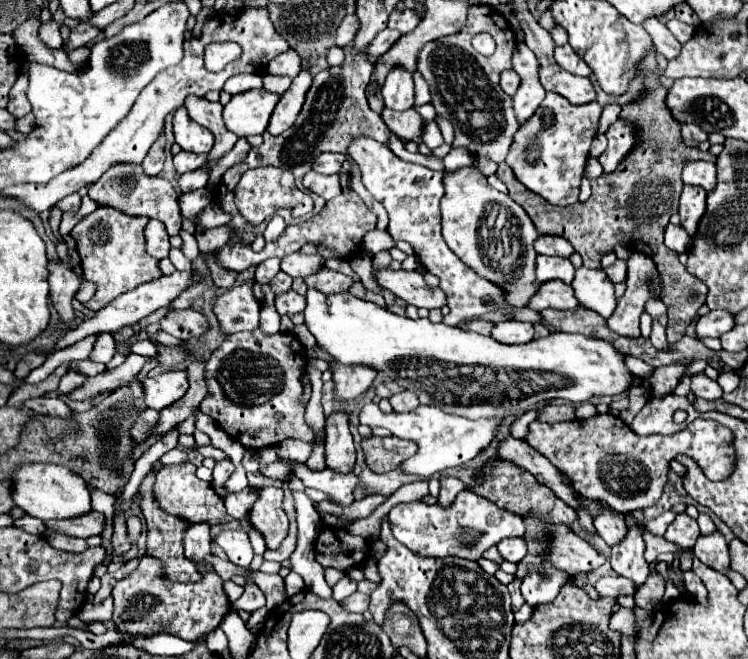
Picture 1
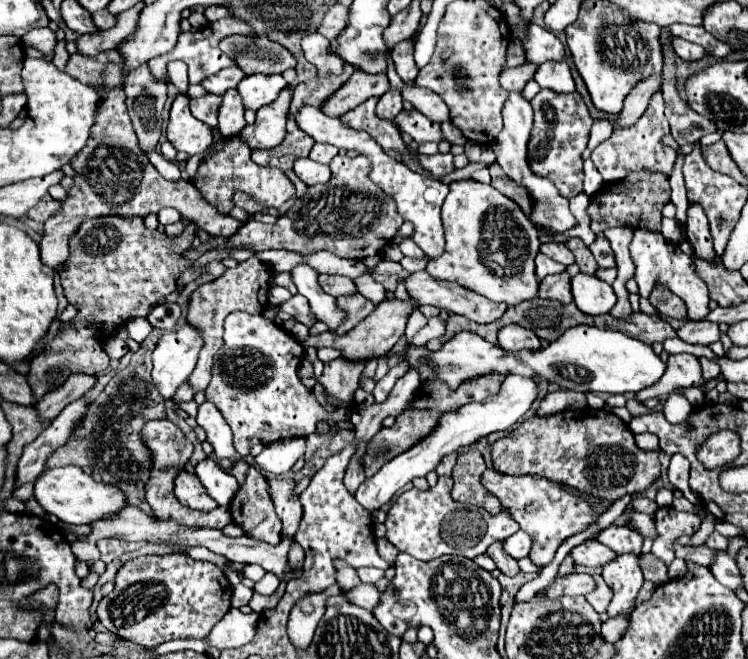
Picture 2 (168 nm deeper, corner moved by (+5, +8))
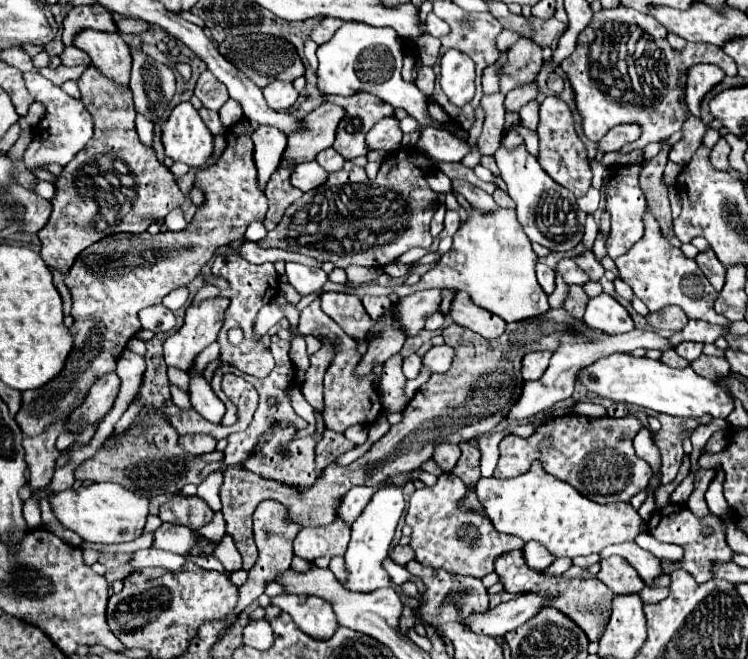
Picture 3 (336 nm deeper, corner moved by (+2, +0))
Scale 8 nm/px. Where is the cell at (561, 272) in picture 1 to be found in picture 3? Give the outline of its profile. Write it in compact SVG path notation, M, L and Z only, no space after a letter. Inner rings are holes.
M538 264L536 266L536 276L538 276L538 284L542 286L542 290L546 294L552 294L554 292L554 278L556 278L556 272L552 268L548 268L546 264Z

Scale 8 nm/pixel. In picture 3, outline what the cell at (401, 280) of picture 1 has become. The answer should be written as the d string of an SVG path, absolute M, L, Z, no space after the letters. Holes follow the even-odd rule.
M466 292L454 294L448 316L458 326L464 326L484 338L496 338L496 336L504 334L504 330L506 330L506 322L500 316L476 306Z

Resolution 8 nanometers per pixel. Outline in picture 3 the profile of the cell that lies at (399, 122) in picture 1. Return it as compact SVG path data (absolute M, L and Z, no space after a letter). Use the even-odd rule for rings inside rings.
M432 126L420 128L420 140L416 148L422 150L422 154L426 154L428 158L440 162L460 162L470 152L466 140Z

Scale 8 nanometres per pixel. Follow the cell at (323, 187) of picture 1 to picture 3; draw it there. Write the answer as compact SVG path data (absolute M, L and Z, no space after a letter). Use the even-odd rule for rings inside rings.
M310 160L310 162L304 162L302 166L296 166L290 180L302 192L310 192L310 190L322 186L326 182L326 178L328 178L328 172L318 162Z

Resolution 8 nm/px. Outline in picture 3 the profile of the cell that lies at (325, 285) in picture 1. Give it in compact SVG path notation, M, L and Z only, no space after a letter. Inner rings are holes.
M324 292L320 294L322 310L354 340L364 340L366 332L374 326L374 320L366 314L362 300L354 294Z

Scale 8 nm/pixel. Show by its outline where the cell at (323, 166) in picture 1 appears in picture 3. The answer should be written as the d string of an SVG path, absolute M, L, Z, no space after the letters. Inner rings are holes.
M326 148L326 150L322 150L322 154L316 154L314 160L316 160L326 172L336 172L336 170L340 170L342 164L346 162L334 148Z

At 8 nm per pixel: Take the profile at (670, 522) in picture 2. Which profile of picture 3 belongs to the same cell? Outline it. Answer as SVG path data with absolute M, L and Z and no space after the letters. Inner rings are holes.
M668 504L662 510L658 508L650 522L648 522L648 532L650 536L654 536L660 542L672 542L672 544L680 544L684 548L684 558L680 568L690 572L698 582L706 582L710 580L710 570L714 562L728 562L732 558L732 550L726 546L724 540L724 530L722 530L722 520L714 514L706 516L706 518L696 518L684 504ZM706 528L712 528L712 534L704 534Z

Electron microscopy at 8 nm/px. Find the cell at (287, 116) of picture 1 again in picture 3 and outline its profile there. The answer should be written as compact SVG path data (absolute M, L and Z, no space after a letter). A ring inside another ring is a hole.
M260 126L252 134L254 142L254 162L258 168L258 184L264 190L270 174L280 166L282 154L286 150L286 134L272 126Z

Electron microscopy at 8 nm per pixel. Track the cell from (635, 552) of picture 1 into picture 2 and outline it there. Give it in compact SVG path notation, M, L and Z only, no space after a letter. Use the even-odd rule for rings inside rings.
M621 554L615 558L615 562L609 562L603 568L603 580L613 590L613 600L607 608L609 618L629 618L635 610L635 598L643 584L643 574L639 570L635 554Z

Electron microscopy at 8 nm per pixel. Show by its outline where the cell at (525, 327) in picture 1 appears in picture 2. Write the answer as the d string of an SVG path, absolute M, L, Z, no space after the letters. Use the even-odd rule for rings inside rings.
M505 326L499 332L499 344L509 352L539 350L541 348L541 340L531 330L521 328L521 326Z

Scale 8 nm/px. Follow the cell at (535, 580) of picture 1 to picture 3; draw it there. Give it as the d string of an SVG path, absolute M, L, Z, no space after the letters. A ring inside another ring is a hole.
M538 462L518 478L480 478L476 492L498 532L520 536L524 542L536 540L546 546L554 558L586 556L610 544L632 542L642 524L642 518L630 502L596 504L578 494L570 484L546 474Z

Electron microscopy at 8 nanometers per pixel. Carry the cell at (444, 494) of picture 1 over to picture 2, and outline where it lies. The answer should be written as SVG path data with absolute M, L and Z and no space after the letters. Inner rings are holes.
M453 452L453 454L447 454L447 456L439 462L439 466L435 468L435 472L437 472L439 476L451 474L451 470L453 470L453 466L455 466L455 460L457 460L457 454L455 454L455 452Z

